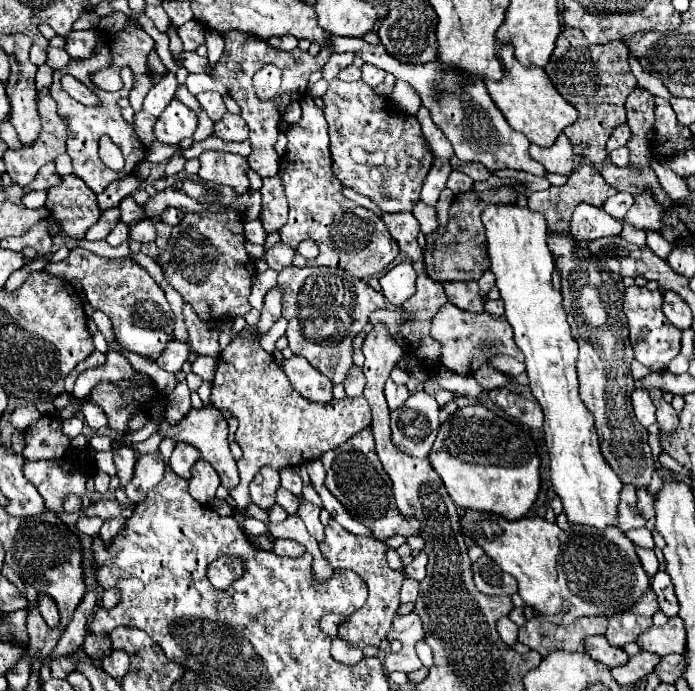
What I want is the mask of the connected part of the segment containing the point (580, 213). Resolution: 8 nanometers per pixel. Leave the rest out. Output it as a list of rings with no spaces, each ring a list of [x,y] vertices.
[[[580,203],[572,215],[570,235],[578,241],[594,241],[600,237],[620,235],[622,223],[612,219],[600,207],[592,207],[588,203]]]

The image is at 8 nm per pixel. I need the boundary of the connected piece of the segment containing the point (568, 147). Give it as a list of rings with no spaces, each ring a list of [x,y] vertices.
[[[562,133],[556,143],[548,149],[530,147],[530,155],[542,163],[550,173],[560,173],[560,175],[570,175],[574,169],[574,151],[572,151],[572,143],[566,139],[566,135]]]

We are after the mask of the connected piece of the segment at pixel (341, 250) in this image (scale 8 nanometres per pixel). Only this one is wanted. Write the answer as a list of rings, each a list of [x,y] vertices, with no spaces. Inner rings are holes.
[[[310,95],[300,99],[302,105],[302,121],[298,125],[288,127],[288,153],[280,159],[278,175],[284,181],[284,191],[290,203],[288,223],[280,229],[280,237],[292,249],[298,249],[298,243],[310,239],[318,245],[320,253],[316,259],[308,261],[300,253],[294,255],[294,265],[324,265],[324,267],[340,267],[358,279],[368,279],[388,269],[388,265],[396,259],[400,247],[388,233],[384,221],[372,213],[348,201],[342,195],[340,181],[332,175],[328,167],[332,163],[328,149],[328,123],[322,115],[322,109],[316,107]]]

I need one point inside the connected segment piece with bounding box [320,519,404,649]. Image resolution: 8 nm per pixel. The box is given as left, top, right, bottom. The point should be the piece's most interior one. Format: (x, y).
(370, 624)

